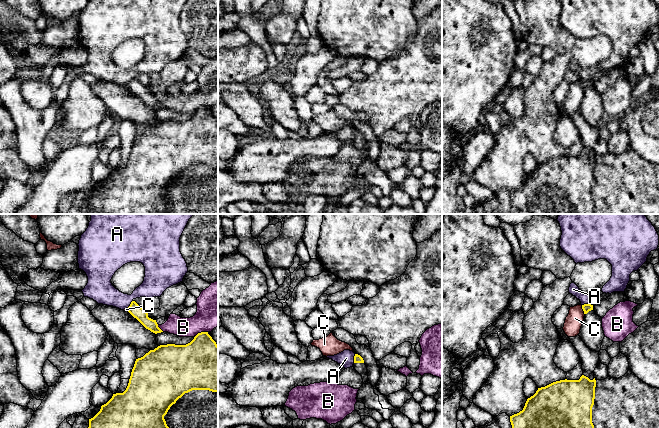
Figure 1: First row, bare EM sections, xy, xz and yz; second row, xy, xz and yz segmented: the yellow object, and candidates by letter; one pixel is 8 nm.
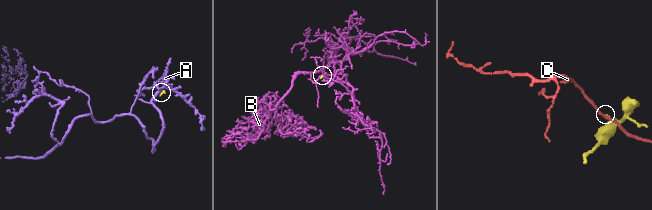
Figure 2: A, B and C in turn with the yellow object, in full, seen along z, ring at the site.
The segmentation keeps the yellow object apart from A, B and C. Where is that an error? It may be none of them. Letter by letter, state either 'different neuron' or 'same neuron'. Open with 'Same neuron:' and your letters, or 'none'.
Same neuron: none
A: different neuron
B: different neuron
C: different neuron

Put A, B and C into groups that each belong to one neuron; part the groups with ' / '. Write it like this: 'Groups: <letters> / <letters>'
Groups: A / B / C

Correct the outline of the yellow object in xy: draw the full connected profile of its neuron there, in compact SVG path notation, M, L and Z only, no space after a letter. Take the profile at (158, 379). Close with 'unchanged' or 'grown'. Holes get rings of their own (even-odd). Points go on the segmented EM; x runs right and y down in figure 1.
M208 332L198 333L186 345L160 345L136 359L126 390L113 394L112 398L101 406L100 411L89 419L88 428L169 428L164 416L179 398L192 390L218 392L218 345Z | unchanged

